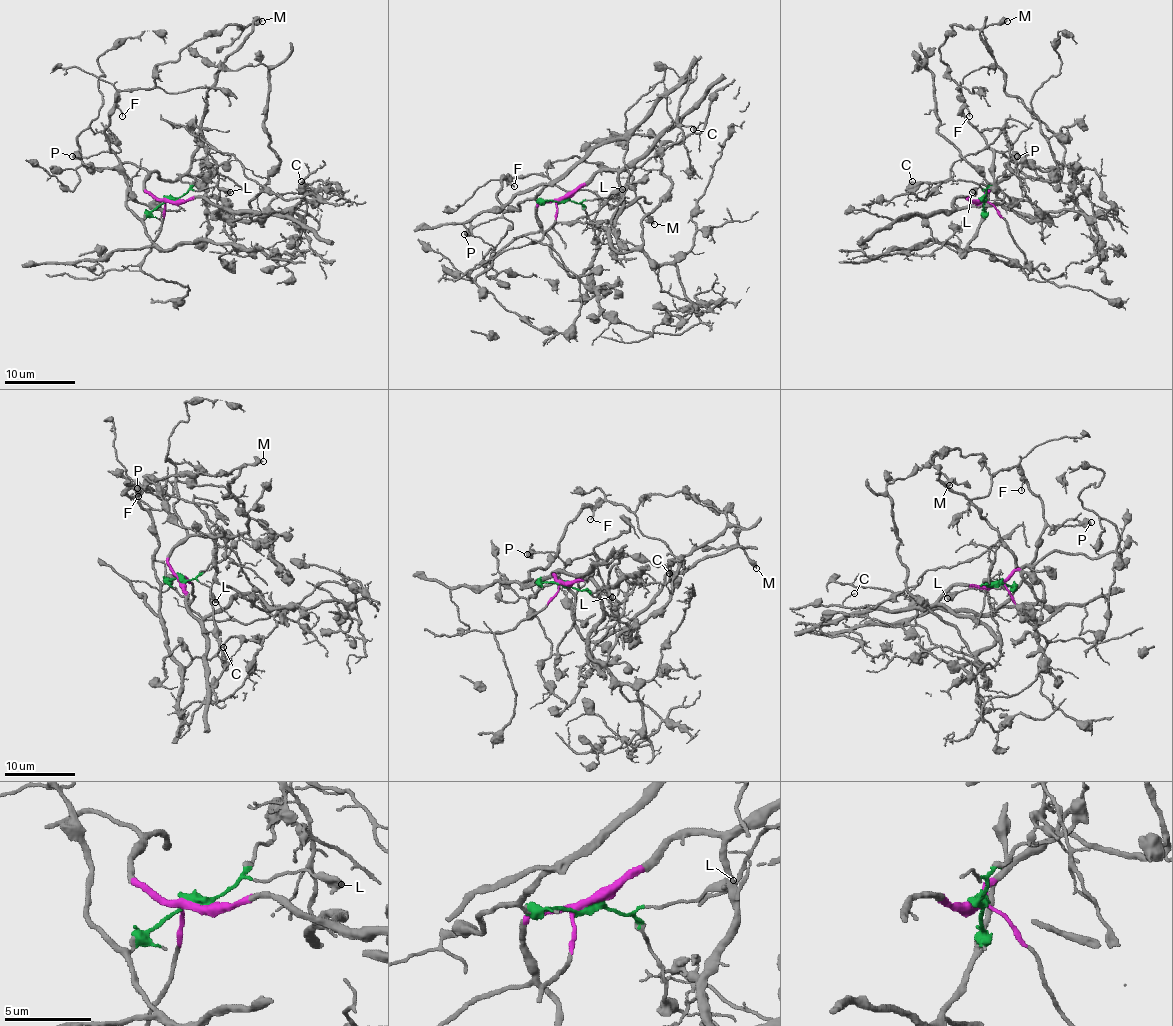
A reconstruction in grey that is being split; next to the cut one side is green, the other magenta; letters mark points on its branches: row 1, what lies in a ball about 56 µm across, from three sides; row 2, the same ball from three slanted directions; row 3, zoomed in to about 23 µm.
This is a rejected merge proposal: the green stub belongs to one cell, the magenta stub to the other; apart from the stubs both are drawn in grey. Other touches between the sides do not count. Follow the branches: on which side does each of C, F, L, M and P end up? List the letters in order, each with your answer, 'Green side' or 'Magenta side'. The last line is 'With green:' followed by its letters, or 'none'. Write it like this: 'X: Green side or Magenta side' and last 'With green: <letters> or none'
C: Magenta side
F: Green side
L: Green side
M: Green side
P: Green side
With green: F, L, M, P

